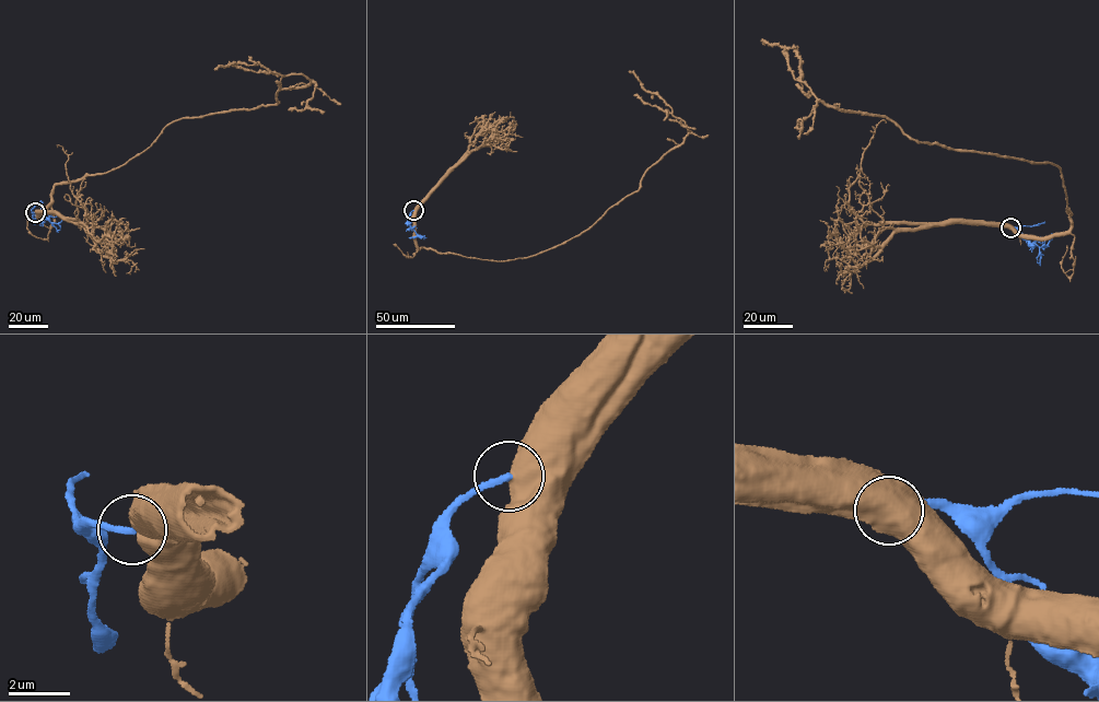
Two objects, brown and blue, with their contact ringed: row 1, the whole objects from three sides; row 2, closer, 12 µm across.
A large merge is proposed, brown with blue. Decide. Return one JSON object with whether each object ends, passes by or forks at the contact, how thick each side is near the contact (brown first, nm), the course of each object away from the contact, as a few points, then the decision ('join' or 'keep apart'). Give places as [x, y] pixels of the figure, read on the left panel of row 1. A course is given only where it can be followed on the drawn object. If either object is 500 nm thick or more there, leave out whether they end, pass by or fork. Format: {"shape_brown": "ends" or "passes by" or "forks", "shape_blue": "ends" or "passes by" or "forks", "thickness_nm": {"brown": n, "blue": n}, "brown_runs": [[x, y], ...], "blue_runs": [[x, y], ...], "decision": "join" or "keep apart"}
{"thickness_nm": {"brown": 500, "blue": 200}, "brown_runs": [[35, 212], [56, 184], [124, 165], [174, 121], [271, 105], [280, 90], [311, 81], [258, 63], [214, 70]], "blue_runs": [[35, 212], [34, 220], [48, 219], [42, 208]], "decision": "keep apart"}

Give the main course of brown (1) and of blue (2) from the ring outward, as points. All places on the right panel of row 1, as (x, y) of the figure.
1: (1010, 226), (1044, 237), (1071, 226), (1057, 166), (924, 143), (827, 105), (795, 80), (786, 49), (762, 44)
2: (1010, 227), (1041, 247), (1052, 238), (1052, 233)

